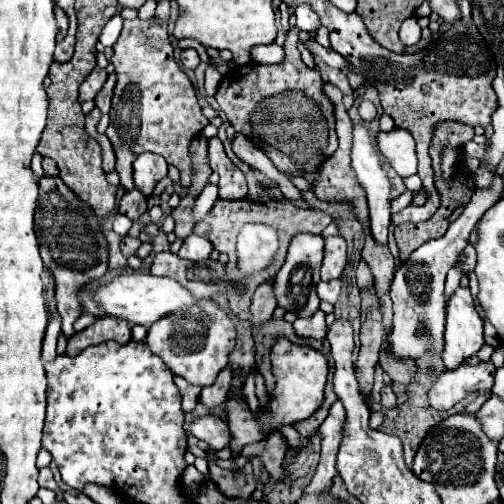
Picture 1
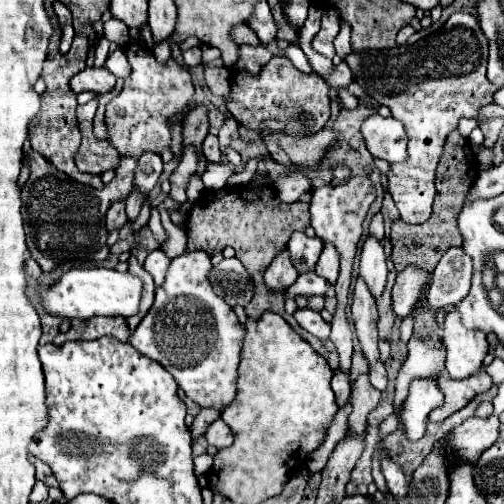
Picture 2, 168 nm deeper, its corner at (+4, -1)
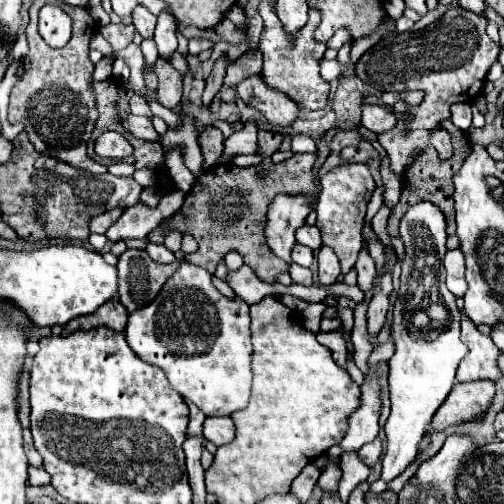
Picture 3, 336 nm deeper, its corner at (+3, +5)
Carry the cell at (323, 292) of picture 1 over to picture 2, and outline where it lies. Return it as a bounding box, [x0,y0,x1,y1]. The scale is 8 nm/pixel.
[284,272,330,298]

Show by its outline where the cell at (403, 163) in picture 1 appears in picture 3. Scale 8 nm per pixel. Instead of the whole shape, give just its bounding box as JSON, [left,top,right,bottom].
[361,104,395,134]

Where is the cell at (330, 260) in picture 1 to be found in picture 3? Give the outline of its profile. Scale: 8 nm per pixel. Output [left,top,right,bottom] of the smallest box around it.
[319,246,341,286]

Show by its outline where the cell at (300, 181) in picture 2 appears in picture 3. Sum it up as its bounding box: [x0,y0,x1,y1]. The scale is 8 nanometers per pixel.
[317,146,375,274]

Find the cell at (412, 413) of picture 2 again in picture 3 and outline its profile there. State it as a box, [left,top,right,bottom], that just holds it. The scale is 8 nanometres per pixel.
[371,202,467,494]

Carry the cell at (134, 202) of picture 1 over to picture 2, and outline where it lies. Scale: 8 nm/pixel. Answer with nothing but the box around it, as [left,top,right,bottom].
[106,200,128,230]

